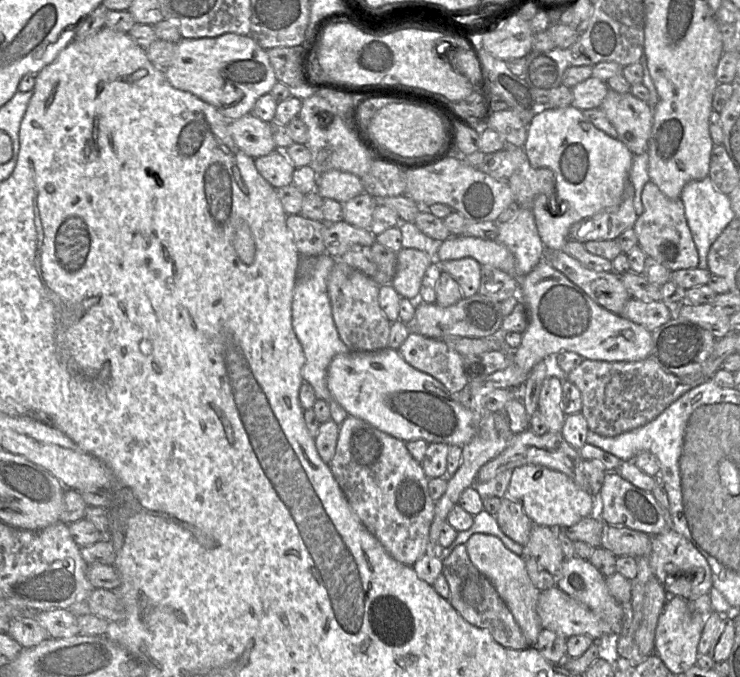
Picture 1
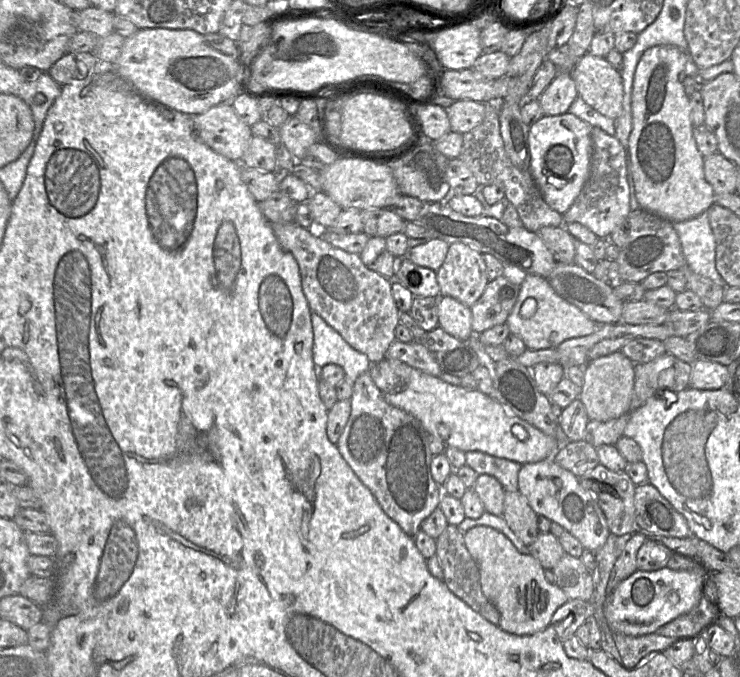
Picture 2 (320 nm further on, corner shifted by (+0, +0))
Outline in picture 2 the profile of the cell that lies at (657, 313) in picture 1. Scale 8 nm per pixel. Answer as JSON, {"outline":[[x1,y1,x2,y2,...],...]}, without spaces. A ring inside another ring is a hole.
{"outline":[[557,262,547,278,554,291,567,302,578,307,597,324,616,324,621,322,624,302,619,299,609,285,597,279,581,266]]}

